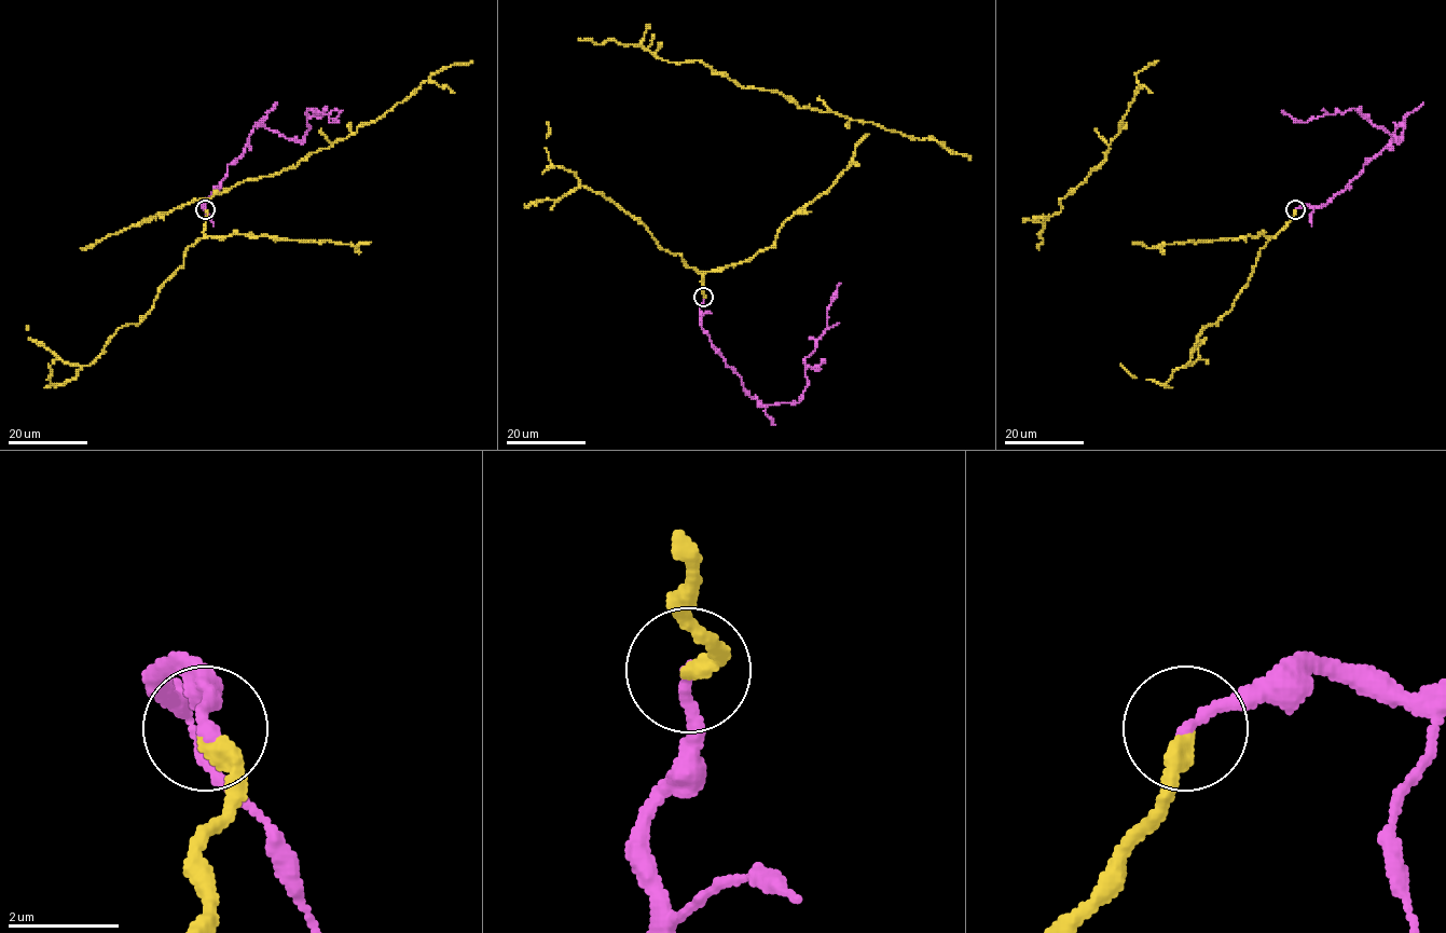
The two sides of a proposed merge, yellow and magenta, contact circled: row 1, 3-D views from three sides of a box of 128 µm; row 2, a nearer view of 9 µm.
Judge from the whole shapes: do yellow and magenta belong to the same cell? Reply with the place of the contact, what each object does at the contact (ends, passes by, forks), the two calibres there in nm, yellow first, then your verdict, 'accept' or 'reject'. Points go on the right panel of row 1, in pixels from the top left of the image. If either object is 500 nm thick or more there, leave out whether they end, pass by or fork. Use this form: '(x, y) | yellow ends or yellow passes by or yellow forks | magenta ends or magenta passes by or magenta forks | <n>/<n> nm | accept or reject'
(1295, 209) | yellow ends | magenta ends | 340/240 nm | accept

